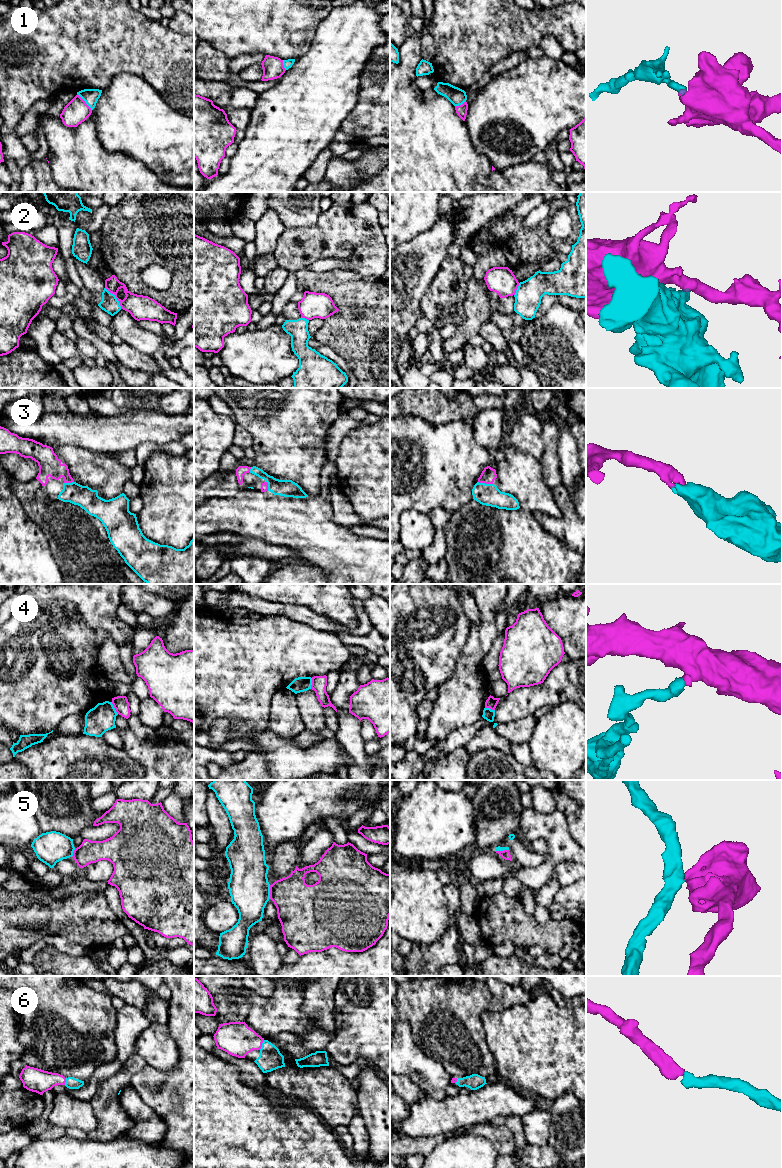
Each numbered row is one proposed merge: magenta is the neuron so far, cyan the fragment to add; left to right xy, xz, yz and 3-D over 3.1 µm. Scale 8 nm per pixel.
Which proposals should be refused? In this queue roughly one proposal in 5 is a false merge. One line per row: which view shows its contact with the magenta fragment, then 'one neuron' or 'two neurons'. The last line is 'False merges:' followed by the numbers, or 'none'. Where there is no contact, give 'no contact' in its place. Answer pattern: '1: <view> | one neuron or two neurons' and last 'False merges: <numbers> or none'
1: xy | two neurons
2: xy | one neuron
3: yz | one neuron
4: xy | two neurons
5: xz | two neurons
6: xz | one neuron
False merges: 1, 4, 5

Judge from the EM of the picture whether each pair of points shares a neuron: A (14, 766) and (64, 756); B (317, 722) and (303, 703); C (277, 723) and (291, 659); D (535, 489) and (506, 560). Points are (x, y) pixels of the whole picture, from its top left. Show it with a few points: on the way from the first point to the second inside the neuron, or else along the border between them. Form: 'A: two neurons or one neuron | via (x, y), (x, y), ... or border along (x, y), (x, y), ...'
A: two neurons | border along (14, 758), (28, 769)
B: one neuron | via (313, 717), (312, 712), (308, 708)
C: two neurons | border along (286, 688), (280, 689), (272, 697), (270, 708)
D: two neurons | border along (520, 507), (532, 513)

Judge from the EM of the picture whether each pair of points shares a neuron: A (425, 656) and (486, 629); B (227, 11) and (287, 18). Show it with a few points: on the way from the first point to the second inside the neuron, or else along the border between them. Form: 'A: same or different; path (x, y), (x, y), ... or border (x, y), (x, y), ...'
A: different; border (472, 622), (462, 653), (459, 656)
B: same; path (242, 11), (272, 11)

